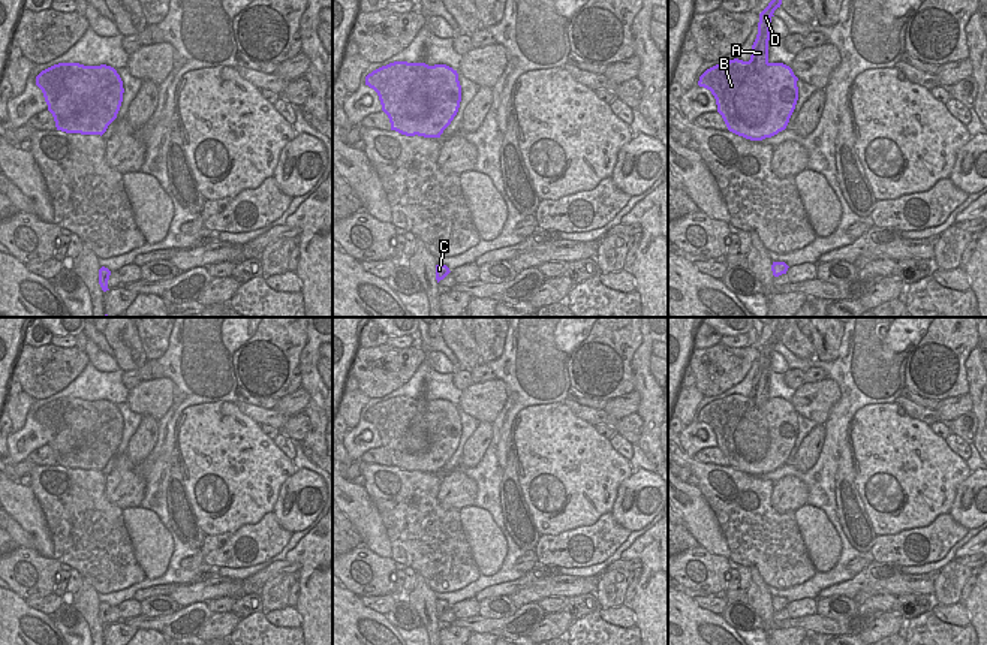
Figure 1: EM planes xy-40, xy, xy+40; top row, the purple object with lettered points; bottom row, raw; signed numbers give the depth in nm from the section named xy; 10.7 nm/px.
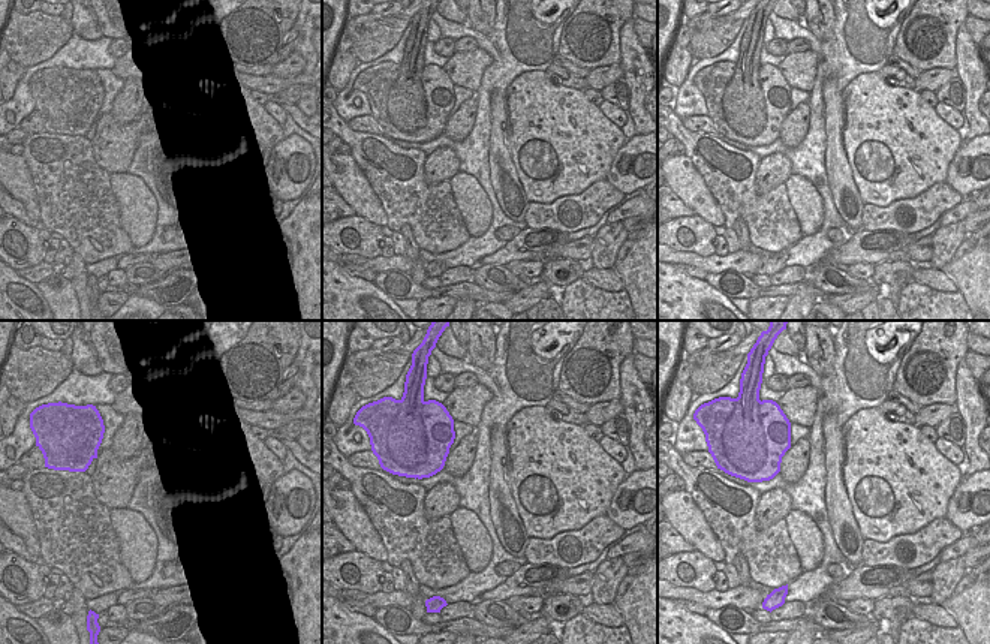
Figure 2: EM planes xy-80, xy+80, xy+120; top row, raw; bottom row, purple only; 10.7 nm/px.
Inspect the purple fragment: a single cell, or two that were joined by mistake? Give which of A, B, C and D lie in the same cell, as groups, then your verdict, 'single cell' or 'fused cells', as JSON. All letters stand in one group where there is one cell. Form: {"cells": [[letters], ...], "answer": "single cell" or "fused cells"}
{"cells": [["A", "D"], ["B", "C"]], "answer": "fused cells"}

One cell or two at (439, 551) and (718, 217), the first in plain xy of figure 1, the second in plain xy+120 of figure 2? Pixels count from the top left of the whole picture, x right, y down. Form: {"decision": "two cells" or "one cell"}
{"decision": "two cells"}

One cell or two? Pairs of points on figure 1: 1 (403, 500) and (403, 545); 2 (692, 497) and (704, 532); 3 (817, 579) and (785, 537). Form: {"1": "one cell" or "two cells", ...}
{"1": "one cell", "2": "one cell", "3": "two cells"}

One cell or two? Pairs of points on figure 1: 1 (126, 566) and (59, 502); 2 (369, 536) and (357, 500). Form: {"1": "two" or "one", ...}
{"1": "one", "2": "one"}

